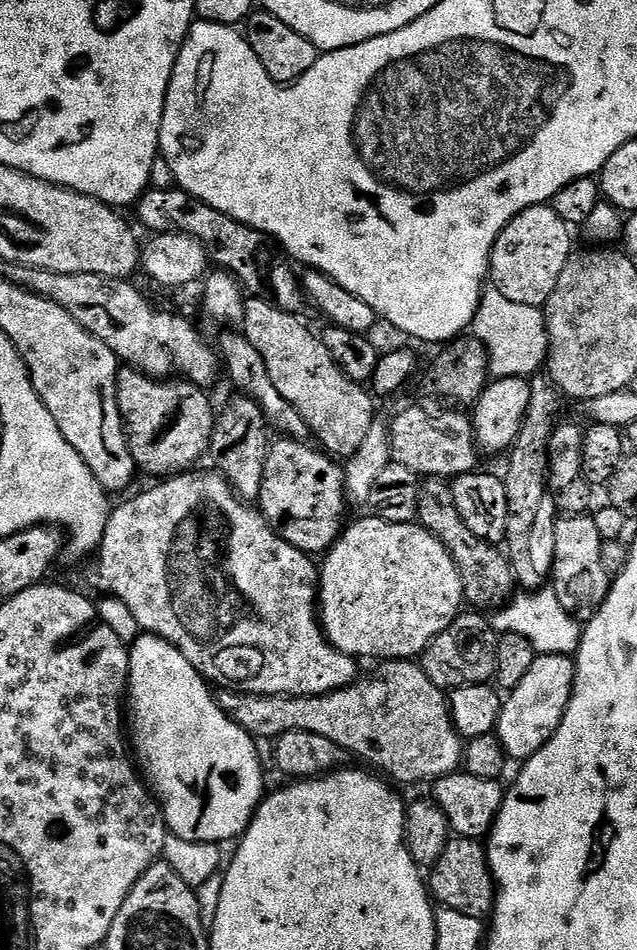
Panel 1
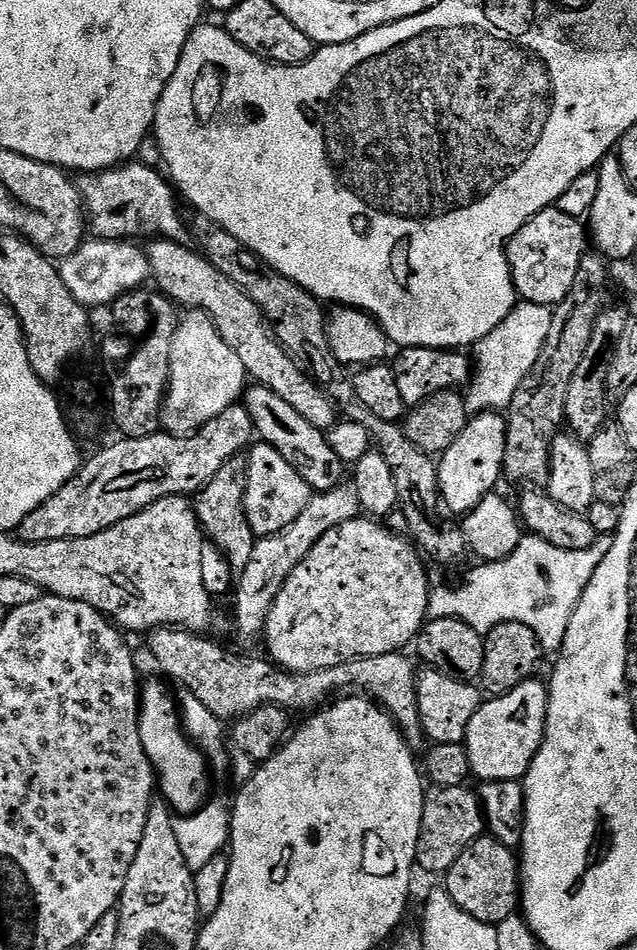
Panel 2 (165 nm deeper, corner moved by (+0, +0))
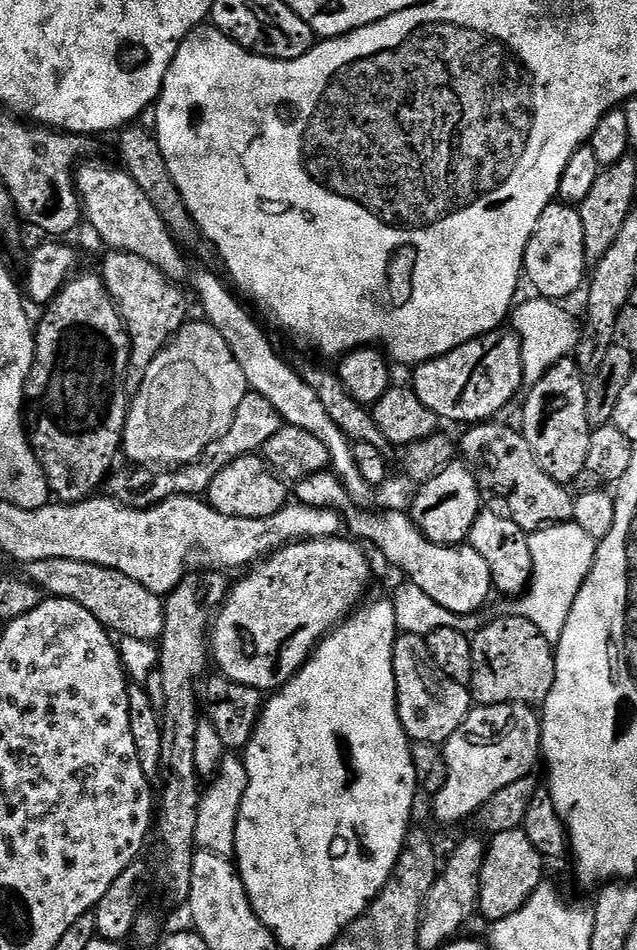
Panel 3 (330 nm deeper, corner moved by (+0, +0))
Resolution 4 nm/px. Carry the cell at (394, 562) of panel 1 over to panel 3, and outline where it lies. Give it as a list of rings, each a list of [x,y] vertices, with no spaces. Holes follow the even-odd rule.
[[[344,539],[302,540],[286,544],[263,562],[257,563],[245,580],[237,584],[235,581],[229,587],[228,597],[210,625],[210,656],[215,667],[217,664],[221,668],[219,671],[223,679],[256,688],[262,694],[271,693],[297,676],[317,644],[337,624],[352,615],[357,605],[365,599],[364,591],[368,588],[372,572],[364,557],[365,549],[351,539]]]

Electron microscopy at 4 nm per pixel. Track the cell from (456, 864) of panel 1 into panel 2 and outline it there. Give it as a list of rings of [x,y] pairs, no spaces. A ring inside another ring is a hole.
[[[487,834],[462,850],[458,862],[450,866],[443,880],[444,891],[478,922],[494,925],[506,922],[506,918],[517,915],[522,904],[522,873],[517,853]]]

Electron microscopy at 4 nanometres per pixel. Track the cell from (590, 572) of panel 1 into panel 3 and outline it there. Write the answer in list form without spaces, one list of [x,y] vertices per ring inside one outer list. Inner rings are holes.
[[[575,359],[558,361],[534,386],[527,389],[524,413],[520,416],[518,428],[538,466],[563,486],[572,480],[586,466],[586,453],[590,446],[592,427],[586,422],[586,380]]]

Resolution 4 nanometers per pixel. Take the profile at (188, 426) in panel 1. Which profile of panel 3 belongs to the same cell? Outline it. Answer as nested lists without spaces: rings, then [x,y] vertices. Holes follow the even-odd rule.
[[[115,250],[107,254],[109,256],[105,258],[102,269],[104,285],[124,320],[128,339],[132,342],[132,359],[128,365],[126,384],[129,389],[135,390],[139,388],[150,362],[154,362],[156,355],[189,319],[188,300],[180,286],[156,266],[150,266],[146,258]]]

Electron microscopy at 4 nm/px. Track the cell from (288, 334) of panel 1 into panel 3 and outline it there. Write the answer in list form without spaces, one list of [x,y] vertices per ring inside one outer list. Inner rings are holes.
[[[84,162],[76,170],[76,191],[80,193],[82,216],[92,223],[94,231],[100,235],[109,249],[118,252],[138,254],[138,258],[146,258],[150,266],[156,266],[162,274],[166,274],[174,282],[180,282],[190,272],[190,266],[184,262],[181,247],[176,243],[172,232],[162,222],[158,210],[154,210],[154,202],[138,190],[138,182],[130,178],[123,167],[107,168],[104,164],[88,164]]]

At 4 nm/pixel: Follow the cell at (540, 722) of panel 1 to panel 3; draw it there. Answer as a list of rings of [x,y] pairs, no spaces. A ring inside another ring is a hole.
[[[489,704],[487,706],[473,707],[468,717],[458,726],[458,730],[448,741],[442,745],[444,761],[446,762],[446,782],[442,790],[434,793],[436,800],[432,808],[436,816],[444,824],[456,824],[459,820],[475,817],[481,806],[502,786],[510,786],[510,782],[518,782],[524,776],[533,771],[536,760],[541,759],[540,751],[540,721],[541,717],[536,716],[531,707],[526,704]]]

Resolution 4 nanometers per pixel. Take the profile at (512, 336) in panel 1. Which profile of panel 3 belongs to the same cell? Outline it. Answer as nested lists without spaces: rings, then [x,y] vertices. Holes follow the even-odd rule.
[[[537,296],[531,299],[521,301],[510,316],[511,327],[520,340],[523,378],[527,387],[536,385],[558,361],[573,355],[582,339],[579,321],[561,303]]]

